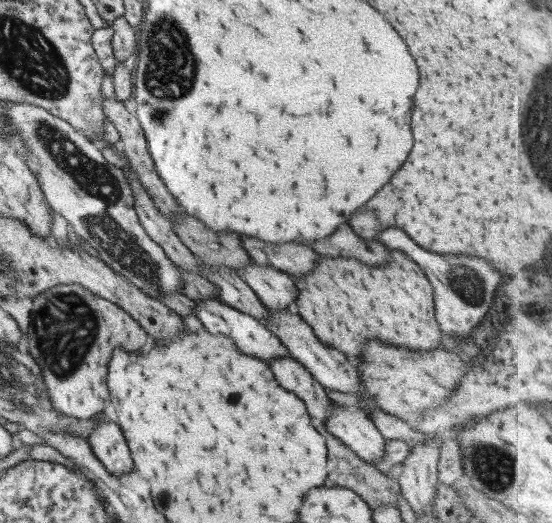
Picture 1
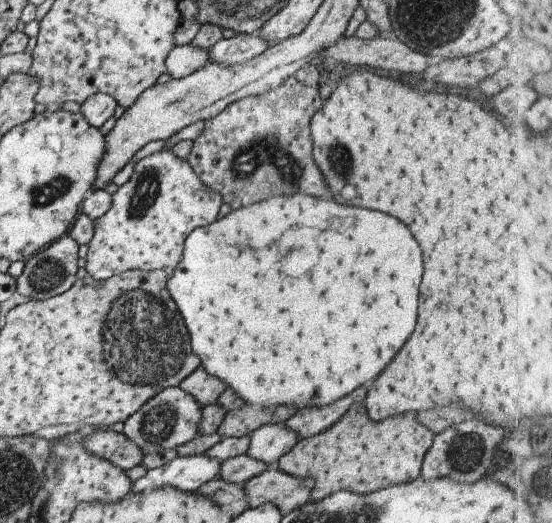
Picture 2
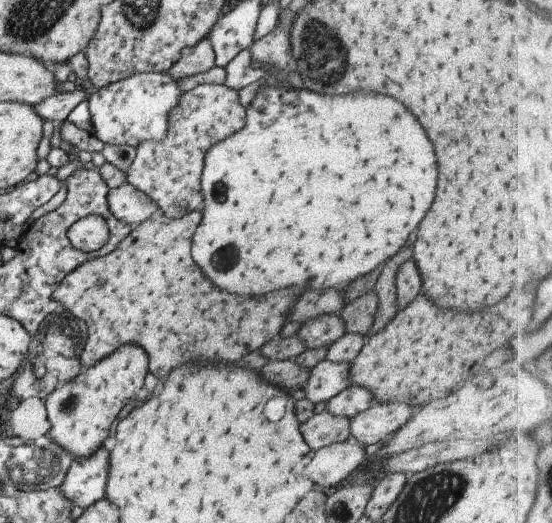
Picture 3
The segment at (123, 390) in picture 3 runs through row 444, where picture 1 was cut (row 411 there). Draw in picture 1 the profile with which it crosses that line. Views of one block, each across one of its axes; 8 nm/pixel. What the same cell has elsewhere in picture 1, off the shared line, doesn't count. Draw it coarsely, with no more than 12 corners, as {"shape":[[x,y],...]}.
{"shape":[[76,284],[34,296],[26,335],[54,410],[110,403],[113,350],[146,332]]}

